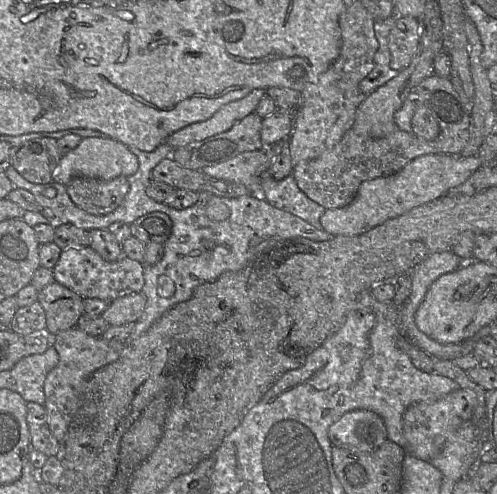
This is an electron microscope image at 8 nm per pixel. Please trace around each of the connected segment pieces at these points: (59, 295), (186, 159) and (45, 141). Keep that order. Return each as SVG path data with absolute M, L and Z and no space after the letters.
M54 282L38 291L37 302L46 316L46 334L50 337L75 328L83 316L83 298Z
M251 113L228 131L174 149L171 158L183 168L201 171L238 154L265 149L260 135L261 123L262 118Z
M53 138L33 139L21 146L11 147L11 166L30 183L52 182L61 157L57 140Z

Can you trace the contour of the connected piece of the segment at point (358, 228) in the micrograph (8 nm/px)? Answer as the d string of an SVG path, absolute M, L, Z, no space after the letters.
M479 155L419 156L392 175L362 182L351 203L341 208L326 209L323 212L320 217L321 227L333 236L353 236L364 233L388 219L447 194L452 188L464 183L481 166Z

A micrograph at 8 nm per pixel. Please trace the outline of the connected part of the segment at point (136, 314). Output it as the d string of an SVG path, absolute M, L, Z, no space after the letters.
M142 293L127 295L111 301L101 317L110 326L135 323L143 314L145 304L146 299Z

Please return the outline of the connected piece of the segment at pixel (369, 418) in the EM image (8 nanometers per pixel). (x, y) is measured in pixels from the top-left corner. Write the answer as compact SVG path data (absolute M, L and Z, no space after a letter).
M358 409L345 413L328 431L333 447L351 452L373 452L387 439L383 419L370 410Z

